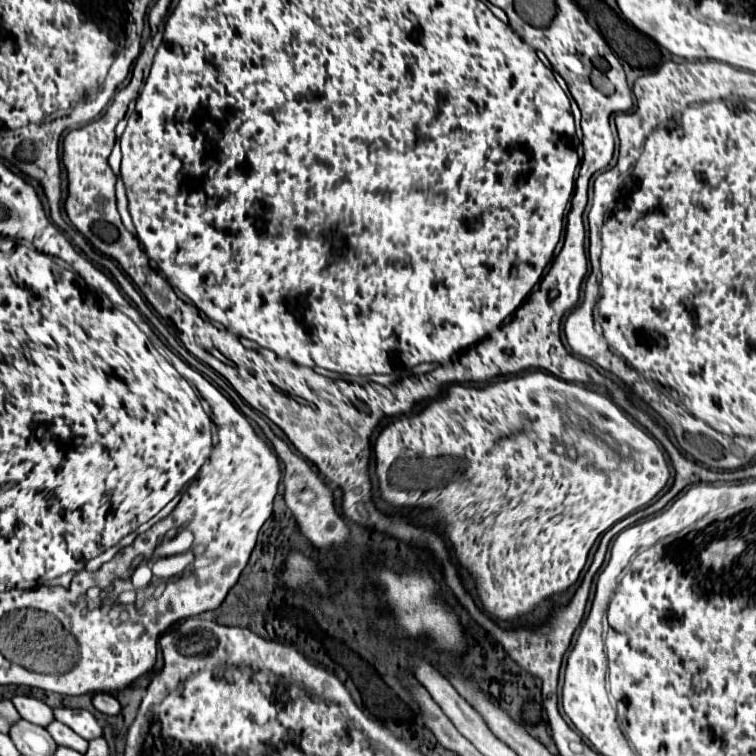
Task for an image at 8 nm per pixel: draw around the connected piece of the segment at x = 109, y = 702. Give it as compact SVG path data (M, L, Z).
M94 695L94 707L104 715L118 715L122 709L118 699L112 695Z

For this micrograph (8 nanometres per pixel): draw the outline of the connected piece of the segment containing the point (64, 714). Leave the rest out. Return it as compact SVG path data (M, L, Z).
M58 707L58 709L54 709L54 717L88 741L96 739L96 737L102 737L102 727L98 725L96 717L86 709Z

